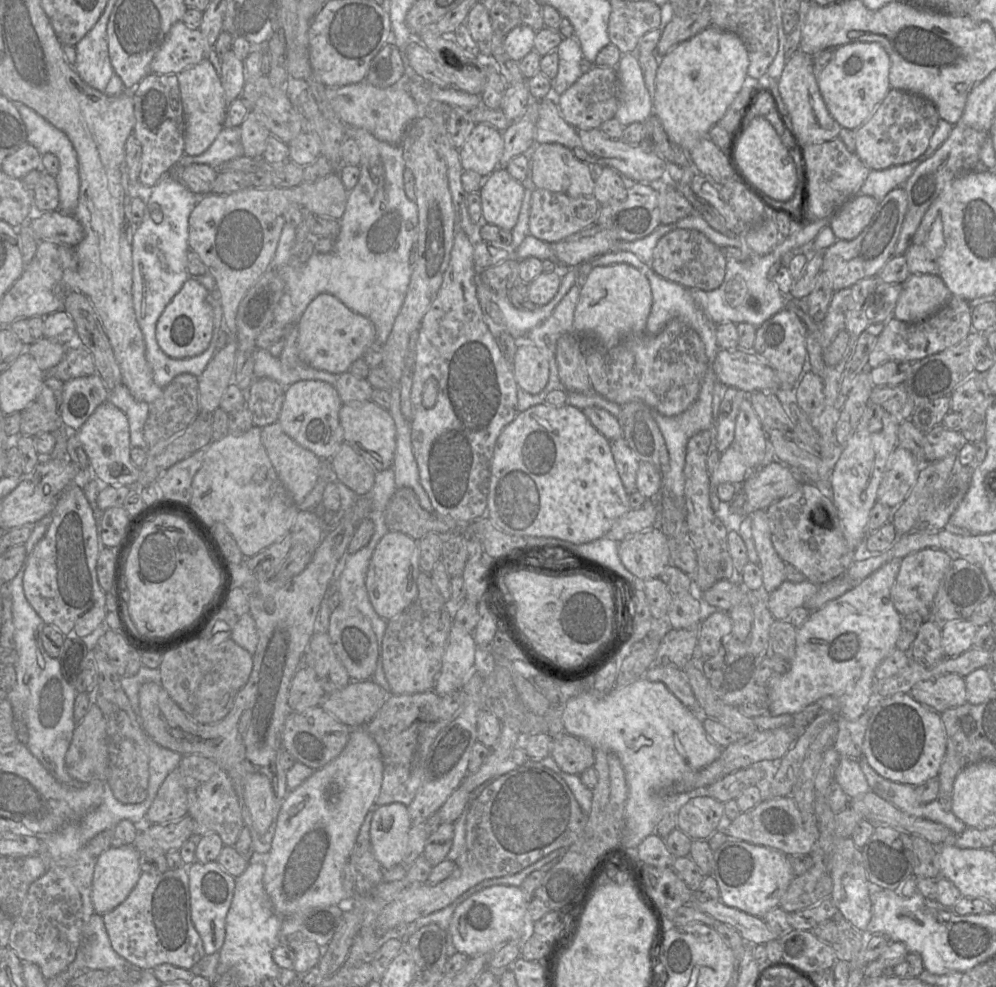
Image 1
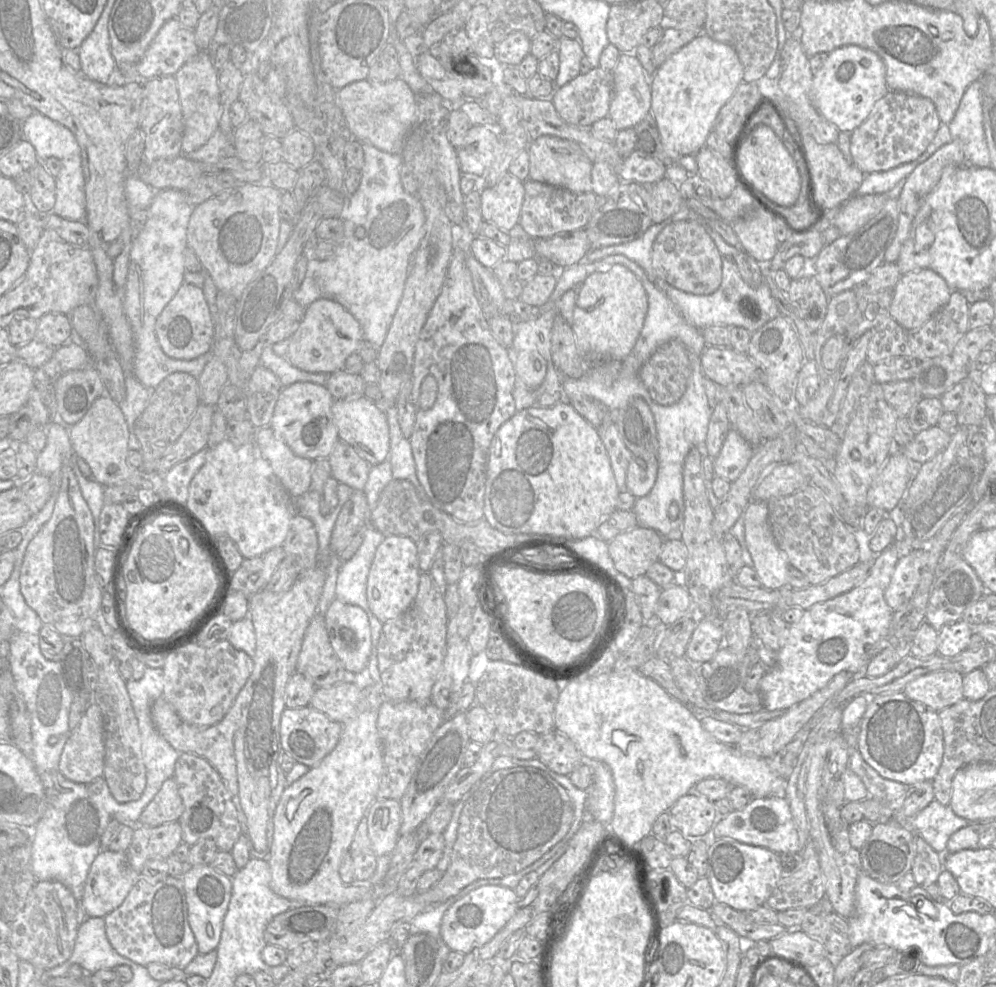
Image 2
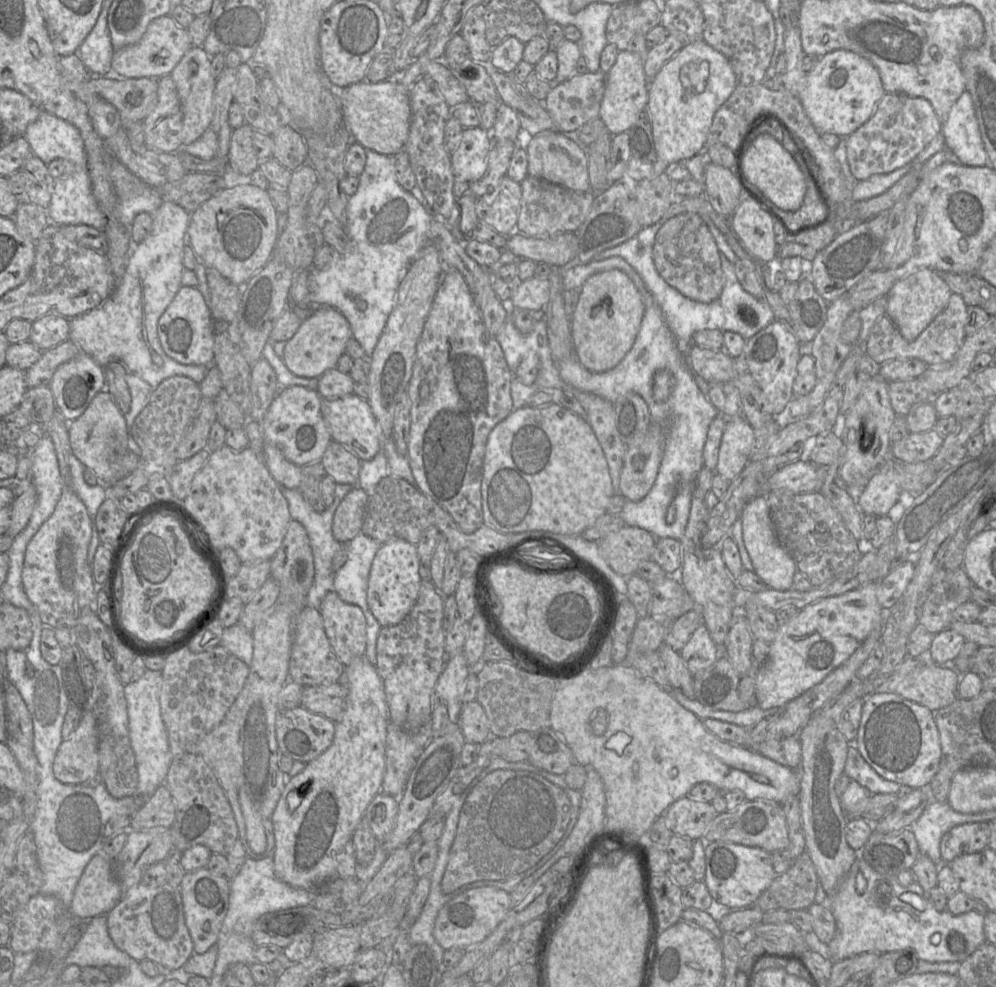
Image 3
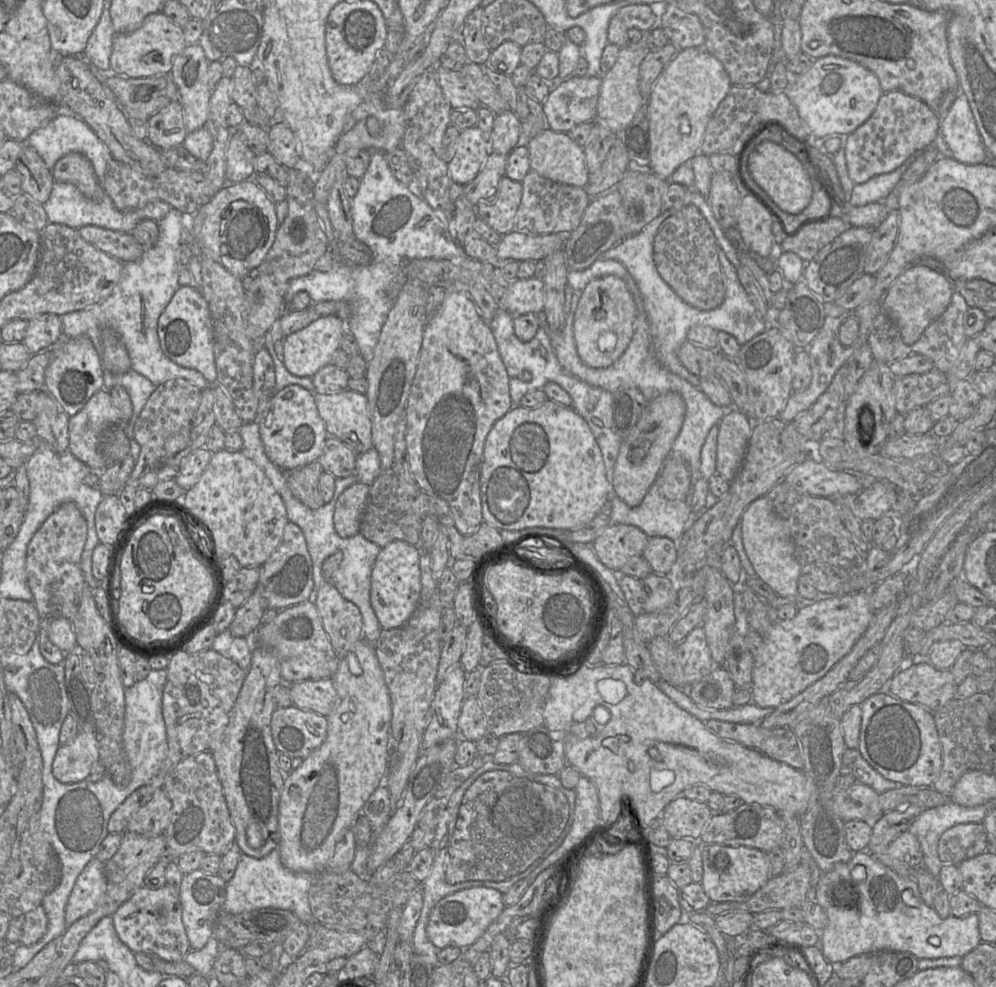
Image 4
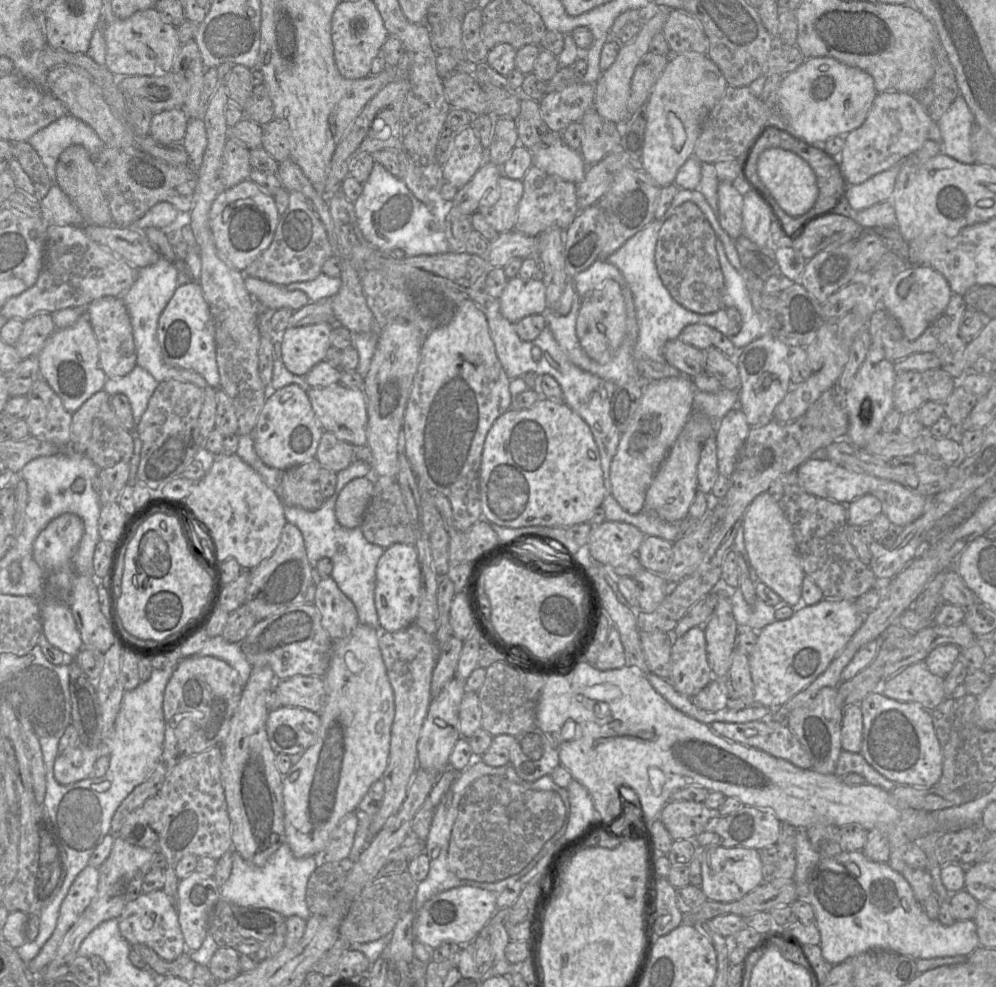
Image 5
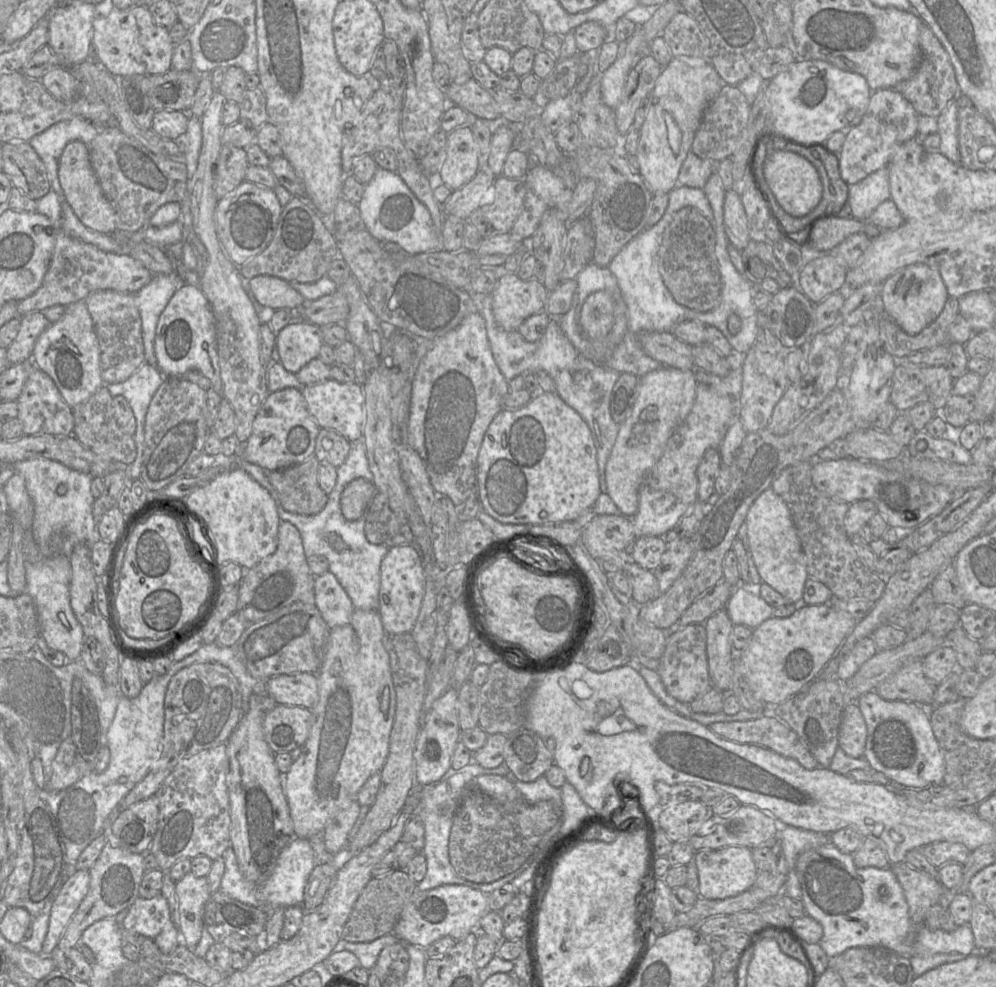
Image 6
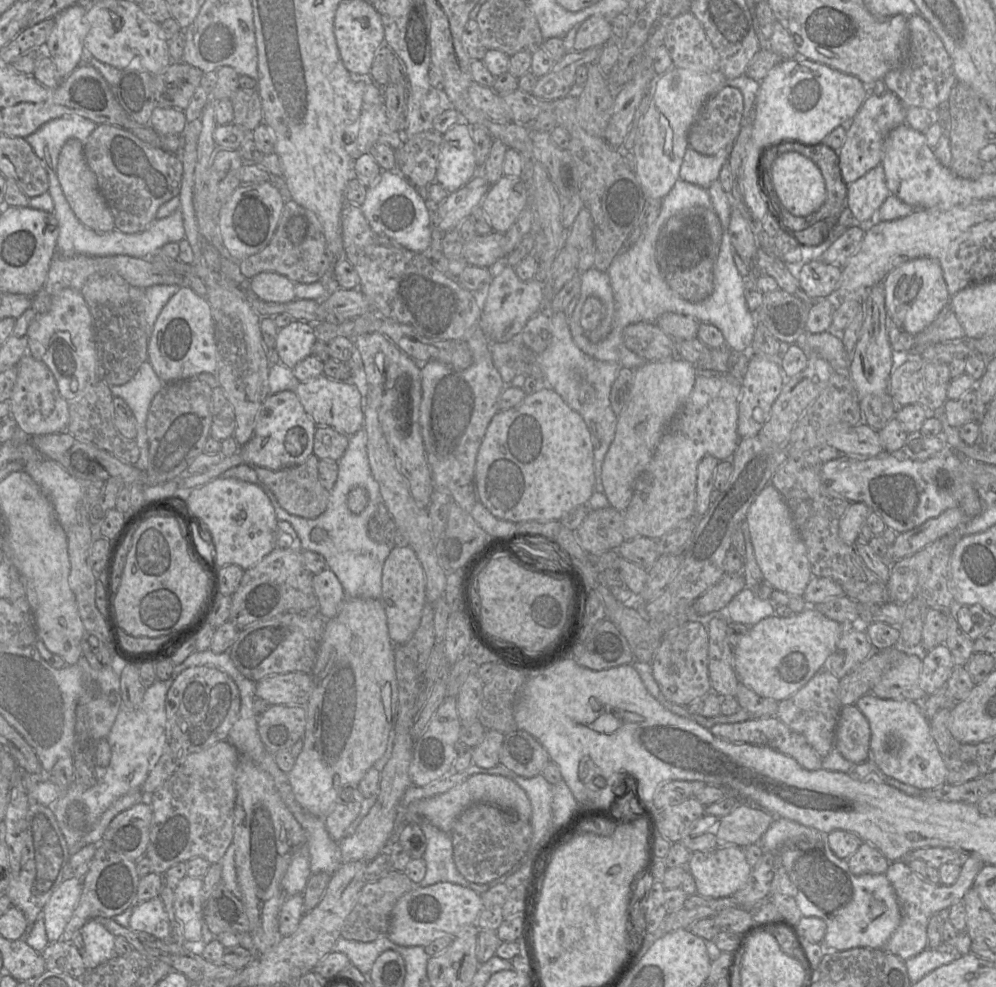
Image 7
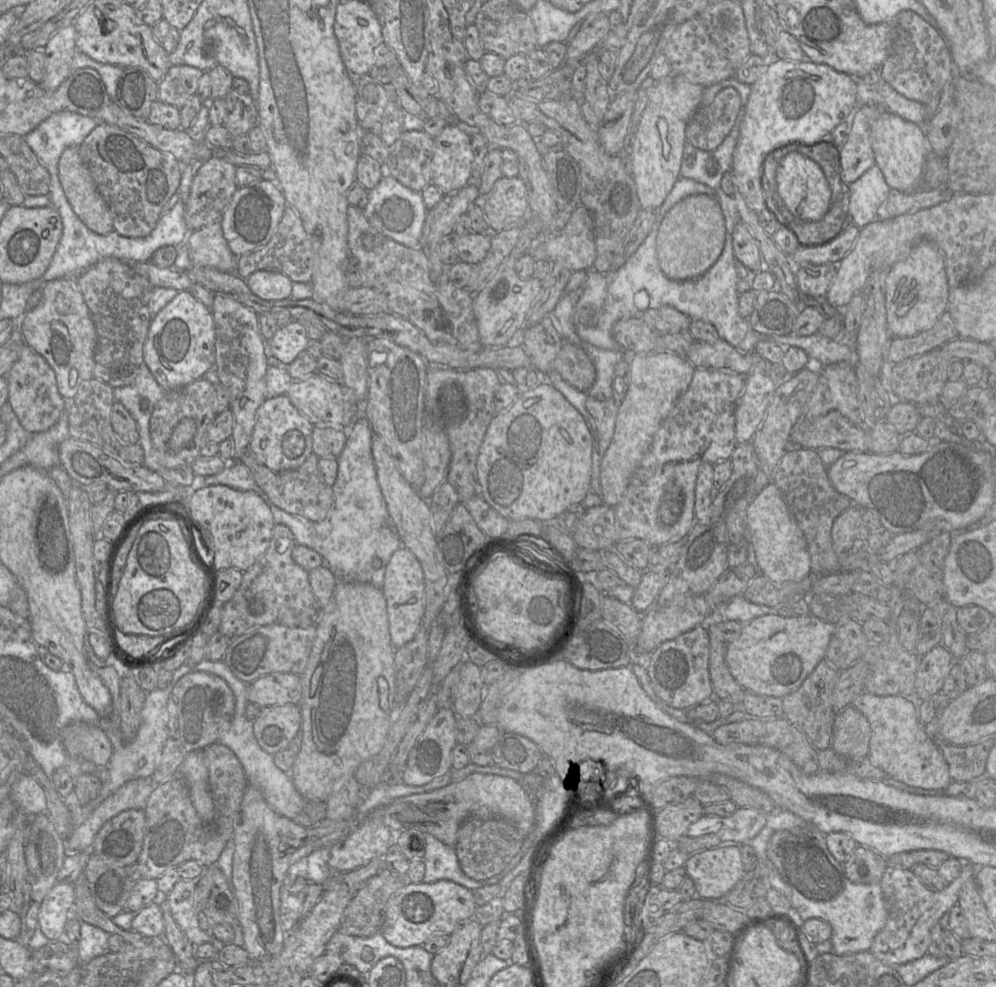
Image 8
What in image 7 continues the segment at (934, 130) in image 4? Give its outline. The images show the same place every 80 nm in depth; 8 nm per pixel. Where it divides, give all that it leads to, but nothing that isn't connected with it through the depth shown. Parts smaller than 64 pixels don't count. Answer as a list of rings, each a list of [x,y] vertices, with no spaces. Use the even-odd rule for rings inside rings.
[[[885,91],[880,95],[872,93],[865,99],[851,123],[842,125],[847,130],[847,135],[843,146],[838,151],[838,157],[842,179],[847,185],[858,180],[874,167],[881,165],[884,141],[893,129],[905,124],[905,111],[906,106],[894,93],[890,91]]]

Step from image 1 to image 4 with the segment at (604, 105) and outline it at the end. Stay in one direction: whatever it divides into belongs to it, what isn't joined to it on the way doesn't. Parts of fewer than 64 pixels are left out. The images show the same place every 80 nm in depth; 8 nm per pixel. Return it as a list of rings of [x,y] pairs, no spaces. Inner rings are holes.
[[[569,76],[551,85],[542,109],[549,129],[568,133],[575,126],[594,121],[601,76]]]

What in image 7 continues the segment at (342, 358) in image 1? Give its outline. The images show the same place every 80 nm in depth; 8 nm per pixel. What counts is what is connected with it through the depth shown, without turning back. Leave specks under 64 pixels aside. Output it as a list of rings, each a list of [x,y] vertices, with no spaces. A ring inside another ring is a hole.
[[[293,321],[277,332],[275,349],[281,364],[293,369],[295,365],[312,354],[316,342],[313,325],[305,321]]]

